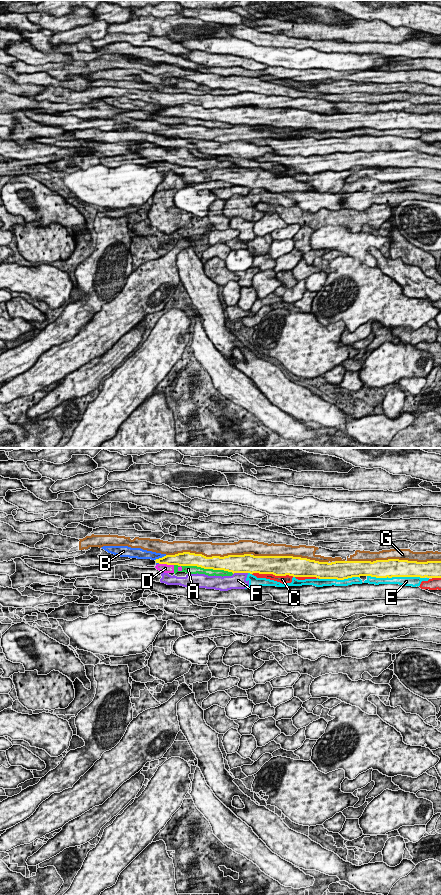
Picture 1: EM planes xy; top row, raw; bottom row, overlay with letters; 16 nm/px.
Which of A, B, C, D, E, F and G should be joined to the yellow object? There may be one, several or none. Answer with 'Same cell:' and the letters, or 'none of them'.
Same cell: none of them

